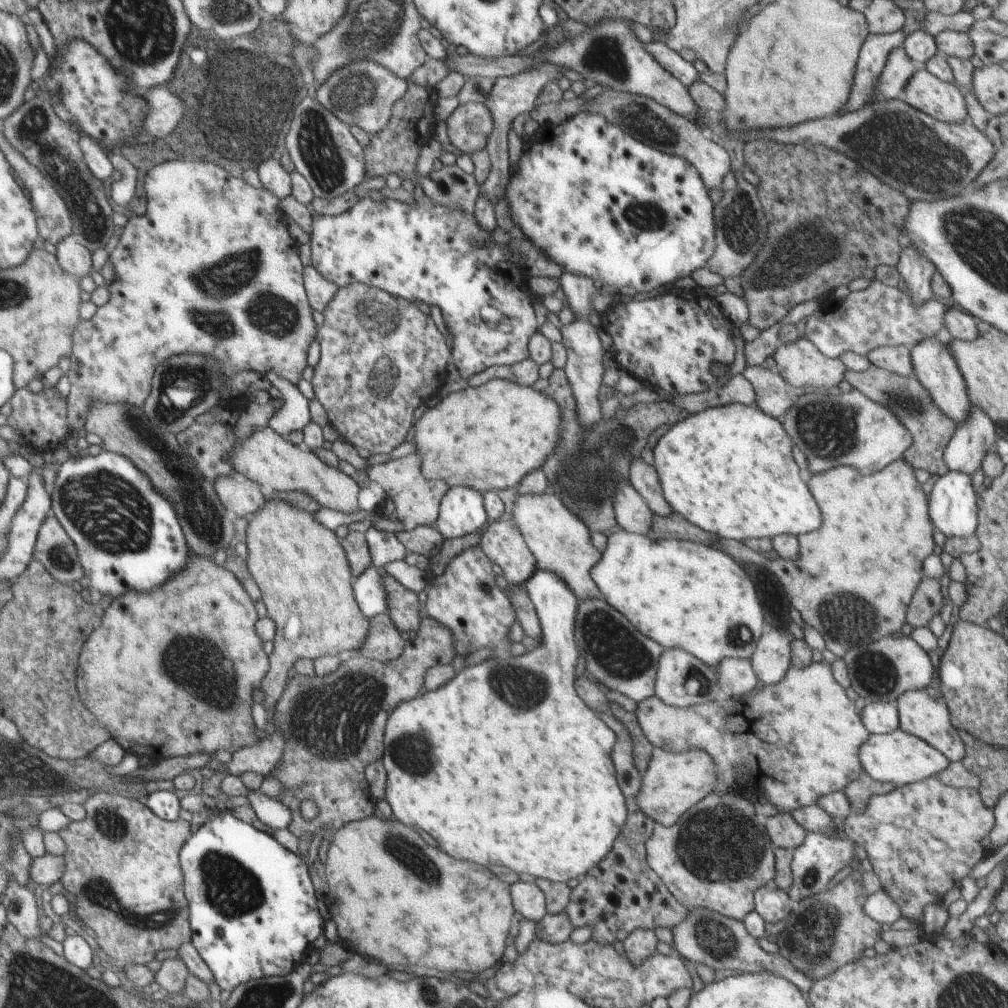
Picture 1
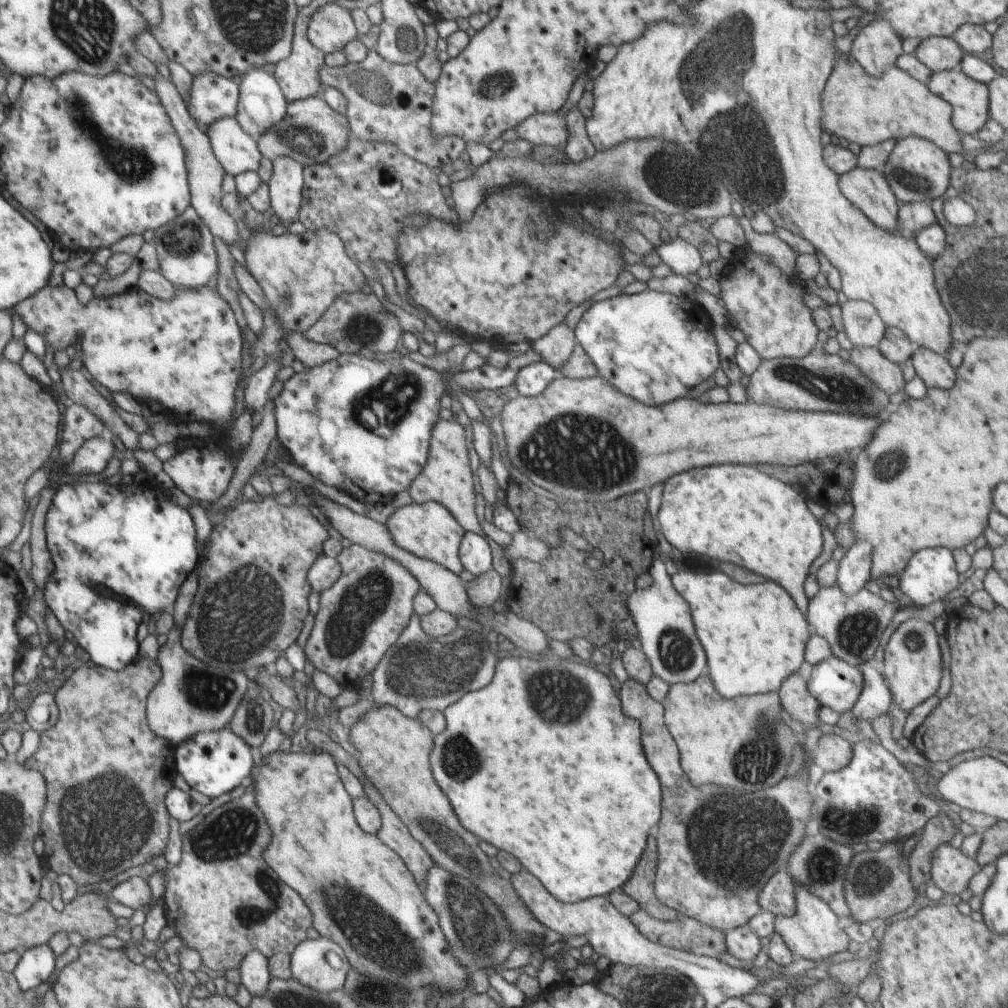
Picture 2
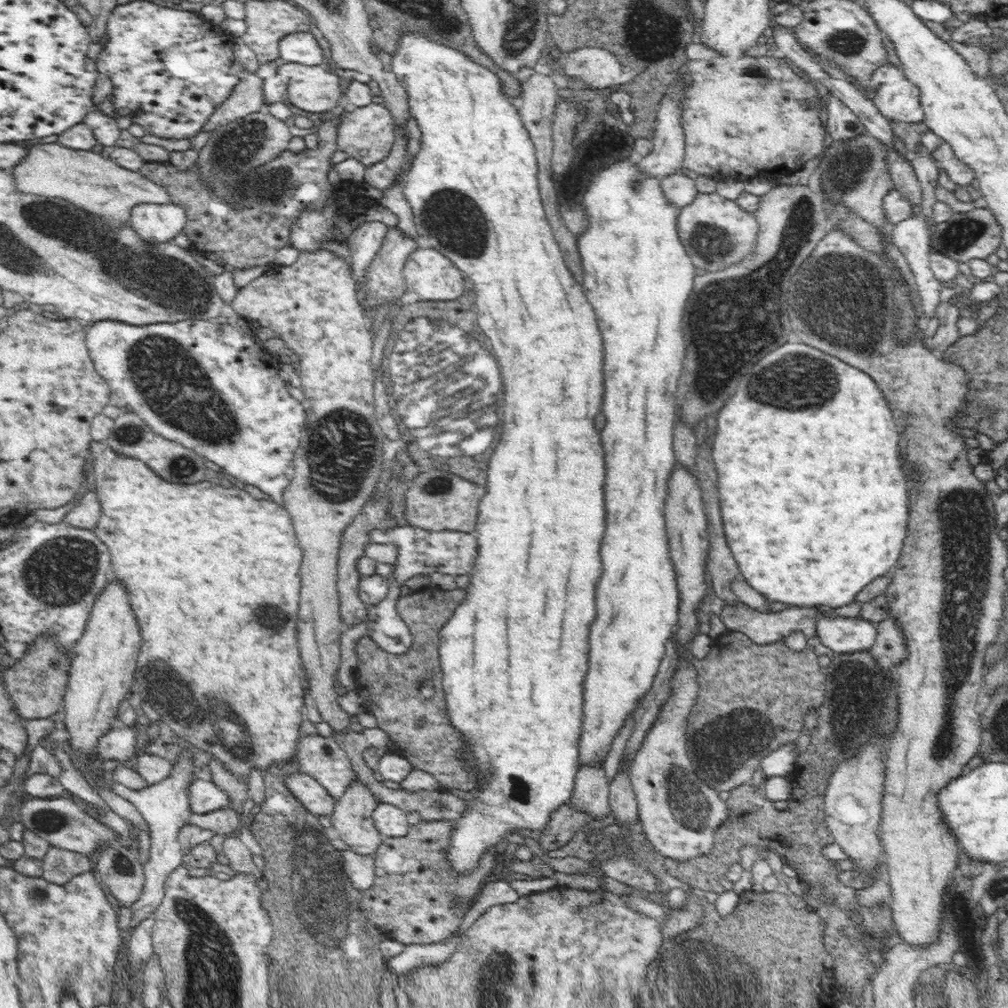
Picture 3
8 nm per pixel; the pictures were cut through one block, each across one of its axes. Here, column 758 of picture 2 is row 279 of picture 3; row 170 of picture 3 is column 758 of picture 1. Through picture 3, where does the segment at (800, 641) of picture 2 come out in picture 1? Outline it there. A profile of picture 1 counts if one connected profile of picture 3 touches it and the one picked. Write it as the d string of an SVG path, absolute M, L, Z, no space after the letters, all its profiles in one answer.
M620 530L608 537L606 551L592 567L591 577L605 600L664 650L680 647L710 666L724 659L750 659L767 629L764 609L754 584L740 564L726 553L703 543L686 539L652 540L646 535Z

